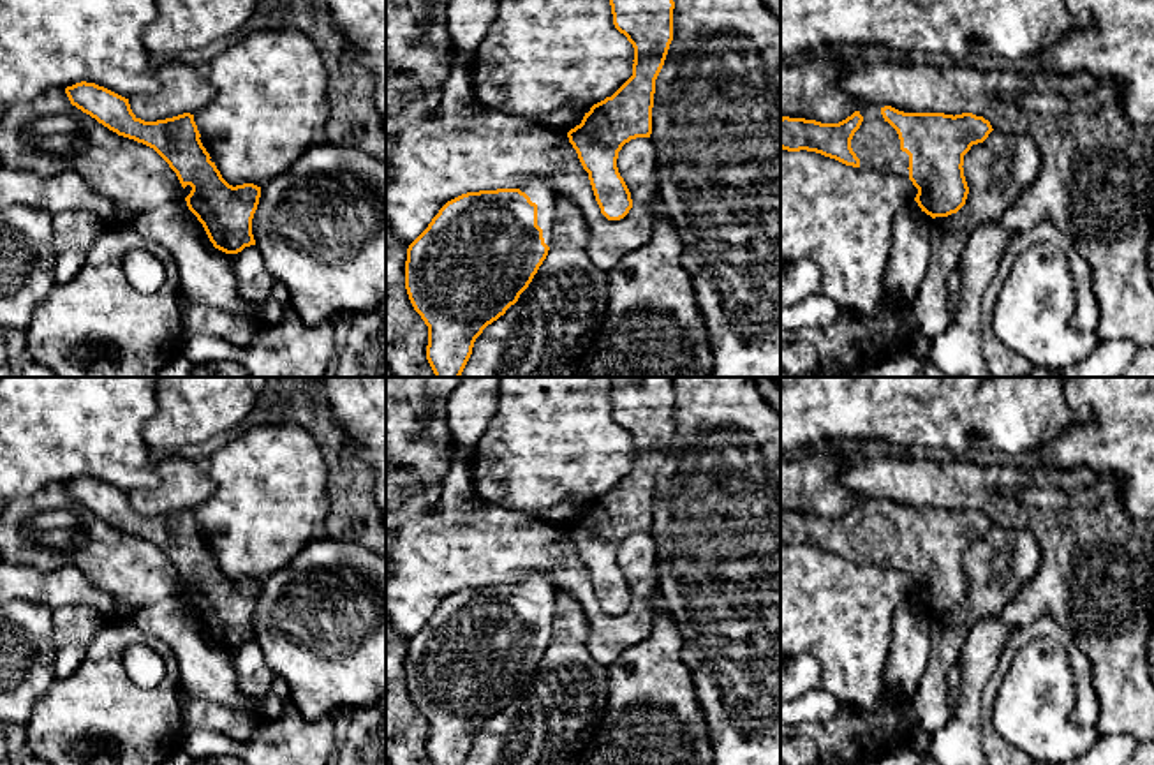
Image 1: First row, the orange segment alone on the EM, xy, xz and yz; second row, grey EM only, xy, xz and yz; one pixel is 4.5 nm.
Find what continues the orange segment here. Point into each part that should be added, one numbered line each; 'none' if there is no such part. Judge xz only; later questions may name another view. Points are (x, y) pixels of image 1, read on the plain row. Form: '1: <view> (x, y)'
1: xz (541, 586)

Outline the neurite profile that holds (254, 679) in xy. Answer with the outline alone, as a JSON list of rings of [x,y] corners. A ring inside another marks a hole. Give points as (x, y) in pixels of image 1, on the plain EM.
[[[255,640],[245,642],[238,649],[226,649],[234,672],[240,691],[250,698],[263,698],[275,680],[275,673],[266,666],[263,650]]]

